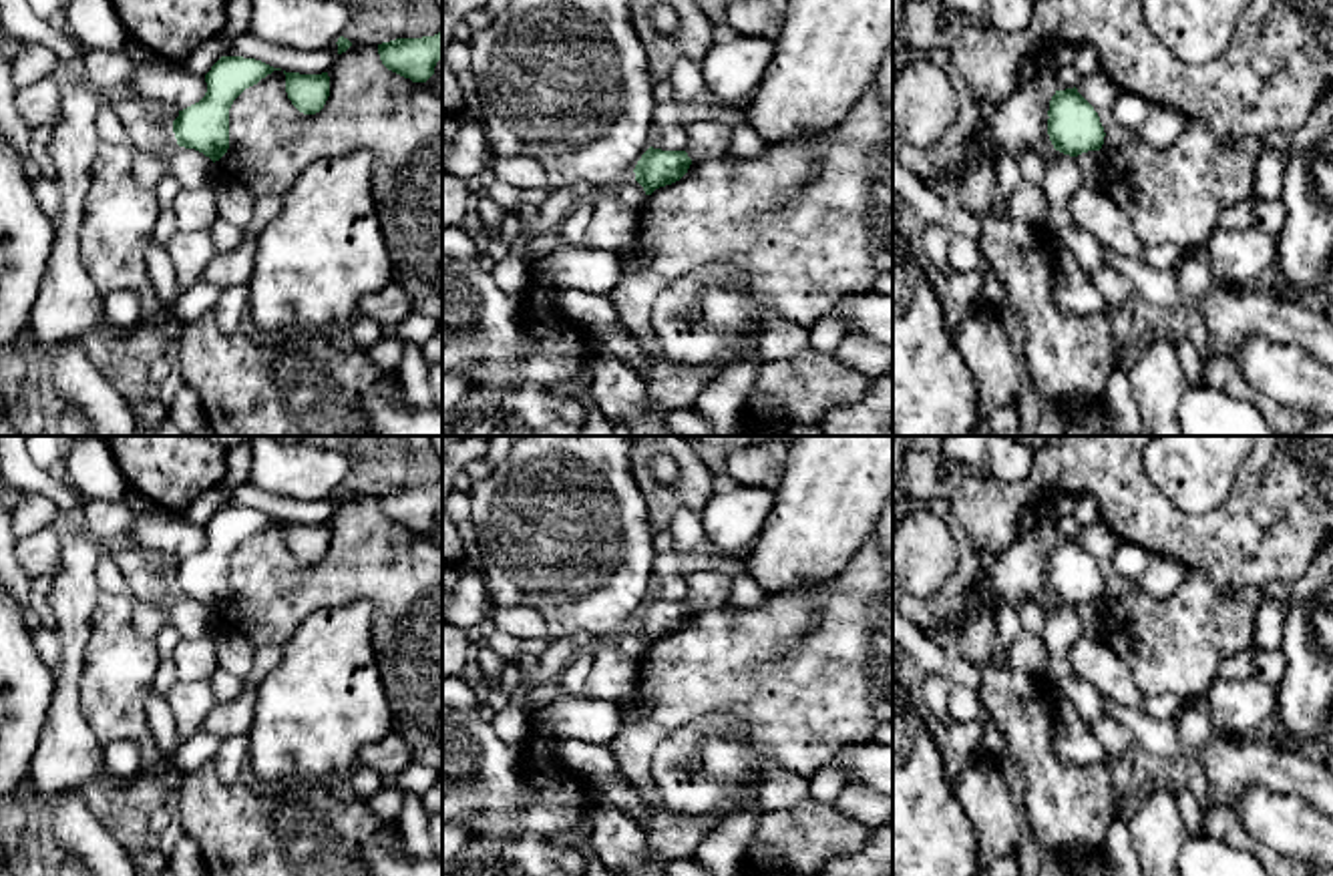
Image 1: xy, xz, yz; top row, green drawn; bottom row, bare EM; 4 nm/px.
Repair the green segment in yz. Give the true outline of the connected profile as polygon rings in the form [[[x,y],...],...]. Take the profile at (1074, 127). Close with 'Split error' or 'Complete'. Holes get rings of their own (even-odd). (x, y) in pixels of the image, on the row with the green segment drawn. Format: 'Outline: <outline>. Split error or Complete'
Outline: [[[1076,86],[1056,90],[1048,117],[1048,135],[1056,151],[1078,157],[1102,149],[1106,133],[1100,117]]]. Complete

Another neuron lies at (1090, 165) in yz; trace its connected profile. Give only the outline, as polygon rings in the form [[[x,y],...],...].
[[[1088,151],[1074,159],[1080,169],[1082,187],[1098,191],[1100,181],[1102,181],[1102,159],[1100,159],[1098,151]]]

